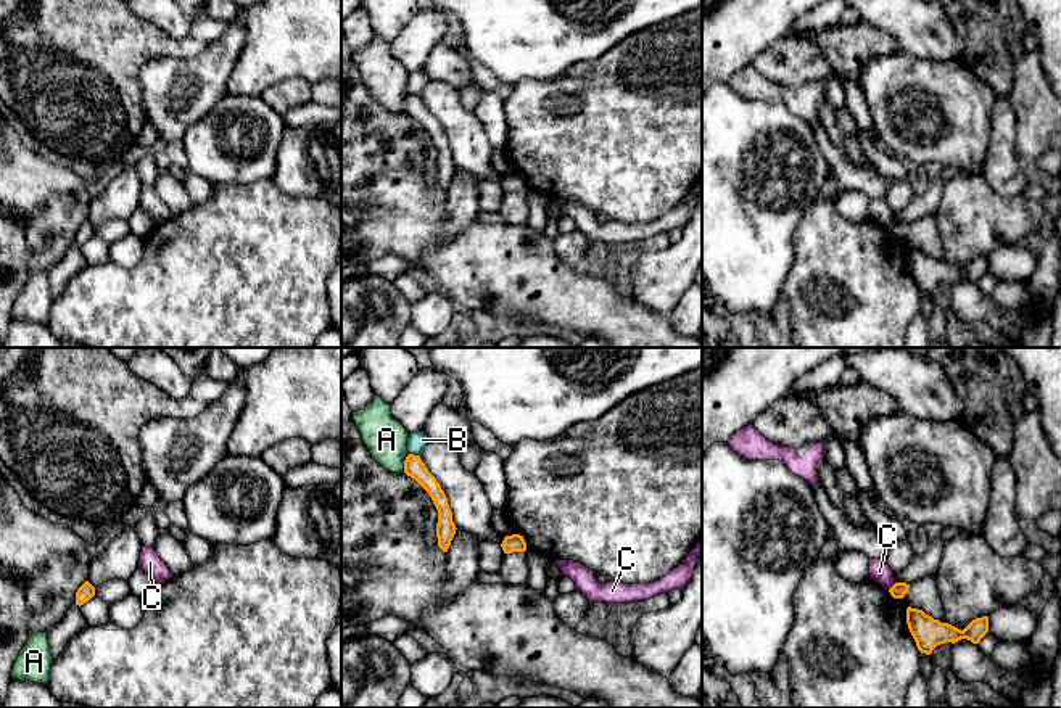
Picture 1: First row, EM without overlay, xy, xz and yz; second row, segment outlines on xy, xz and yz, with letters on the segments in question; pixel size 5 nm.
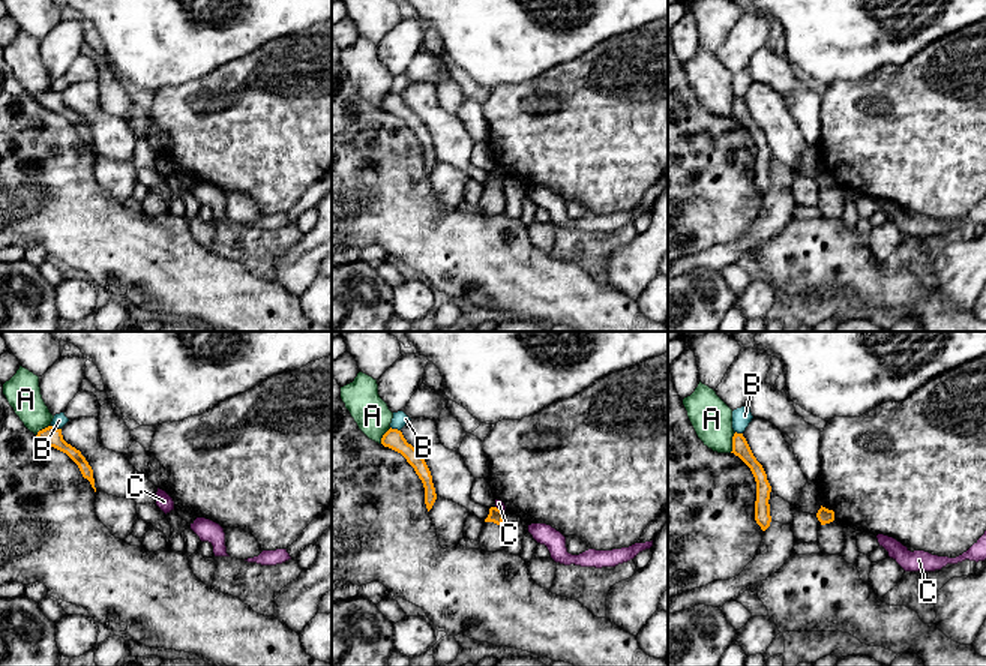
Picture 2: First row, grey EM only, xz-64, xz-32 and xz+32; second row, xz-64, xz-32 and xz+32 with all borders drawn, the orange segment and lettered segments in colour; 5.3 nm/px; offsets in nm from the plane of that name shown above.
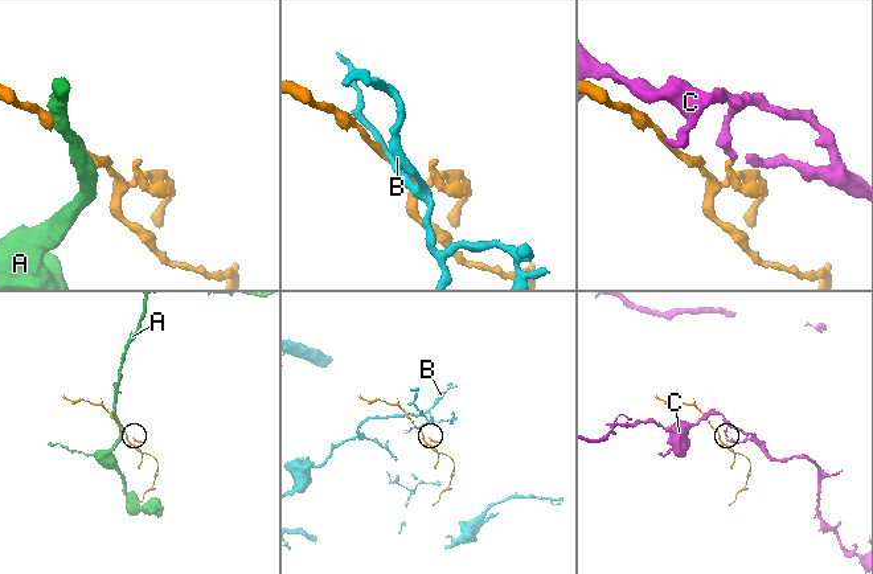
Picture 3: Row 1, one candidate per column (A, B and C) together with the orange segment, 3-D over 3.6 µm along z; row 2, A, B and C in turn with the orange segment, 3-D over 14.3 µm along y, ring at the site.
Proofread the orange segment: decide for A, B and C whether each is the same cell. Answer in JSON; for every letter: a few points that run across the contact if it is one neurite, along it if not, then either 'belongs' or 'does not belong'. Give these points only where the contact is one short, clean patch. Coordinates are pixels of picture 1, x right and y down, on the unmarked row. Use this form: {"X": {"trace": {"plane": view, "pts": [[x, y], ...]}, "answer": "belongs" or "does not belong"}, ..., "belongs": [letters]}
{"A": {"answer": "does not belong"}, "B": {"trace": {"plane": "xz", "pts": [[409, 92], [417, 95]]}, "answer": "does not belong"}, "C": {"trace": {"plane": "yz", "pts": [[895, 221], [887, 229]]}, "answer": "does not belong"}, "belongs": []}

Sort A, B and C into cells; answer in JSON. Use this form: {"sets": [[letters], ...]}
{"sets": [["A"], ["B"], ["C"]]}

